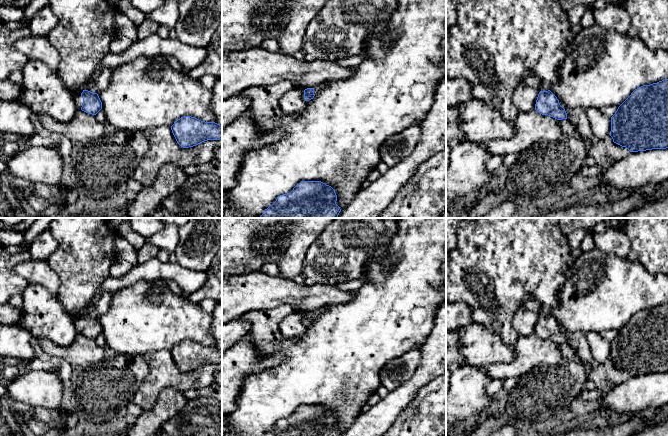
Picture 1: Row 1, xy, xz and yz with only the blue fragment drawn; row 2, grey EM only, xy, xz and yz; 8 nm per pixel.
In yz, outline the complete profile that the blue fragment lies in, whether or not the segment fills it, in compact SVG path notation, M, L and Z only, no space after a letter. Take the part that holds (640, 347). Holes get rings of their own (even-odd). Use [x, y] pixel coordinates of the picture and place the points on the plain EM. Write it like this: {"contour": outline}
{"contour": "M668 303L635 313L611 341L610 360L630 376L668 372Z"}

